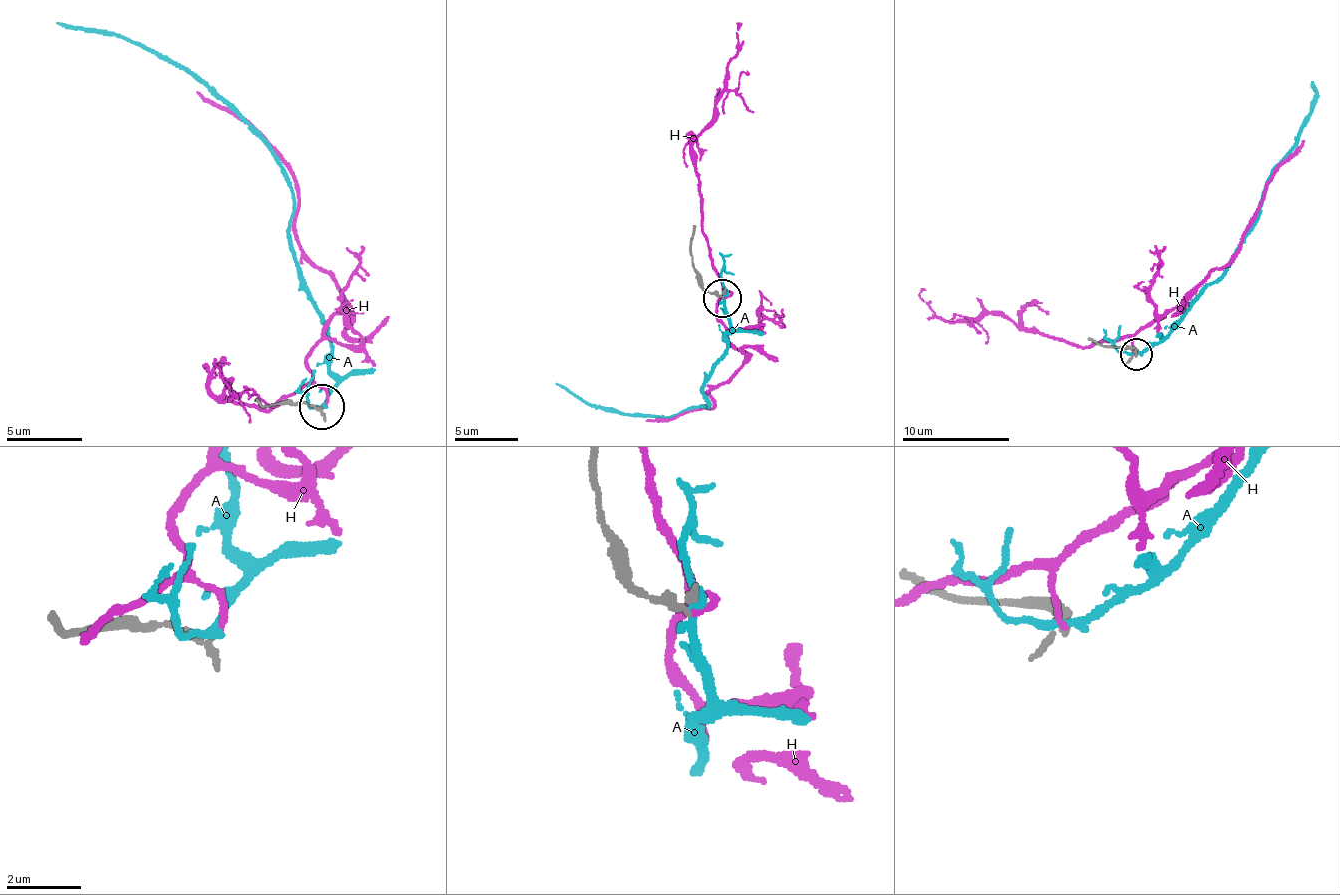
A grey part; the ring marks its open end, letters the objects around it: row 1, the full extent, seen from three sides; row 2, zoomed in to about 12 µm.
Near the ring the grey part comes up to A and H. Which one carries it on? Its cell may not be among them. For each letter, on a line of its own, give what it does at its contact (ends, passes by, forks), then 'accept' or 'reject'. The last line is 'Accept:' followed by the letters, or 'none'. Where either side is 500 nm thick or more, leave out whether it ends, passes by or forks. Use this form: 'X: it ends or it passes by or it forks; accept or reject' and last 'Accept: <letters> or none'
A: it passes by; reject
H: it ends; accept
Accept: H

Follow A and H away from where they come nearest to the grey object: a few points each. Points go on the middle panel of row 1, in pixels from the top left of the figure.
A: (722, 297), (731, 326), (726, 350), (702, 388), (711, 405), (664, 418), (603, 411), (554, 382)
H: (725, 297), (732, 293), (718, 305), (730, 343), (746, 358), (709, 389), (712, 408), (664, 422), (644, 420)

